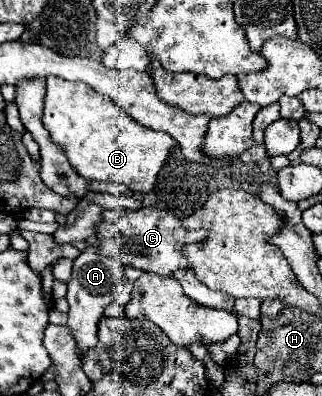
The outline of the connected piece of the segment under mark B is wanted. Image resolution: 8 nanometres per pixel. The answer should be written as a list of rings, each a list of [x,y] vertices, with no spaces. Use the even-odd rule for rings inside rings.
[[[48,78],[46,82],[42,124],[50,132],[50,138],[64,146],[70,164],[80,176],[100,182],[118,182],[140,196],[154,188],[156,178],[176,144],[166,132],[150,130],[132,120],[110,98],[100,96],[90,86],[62,78]]]

